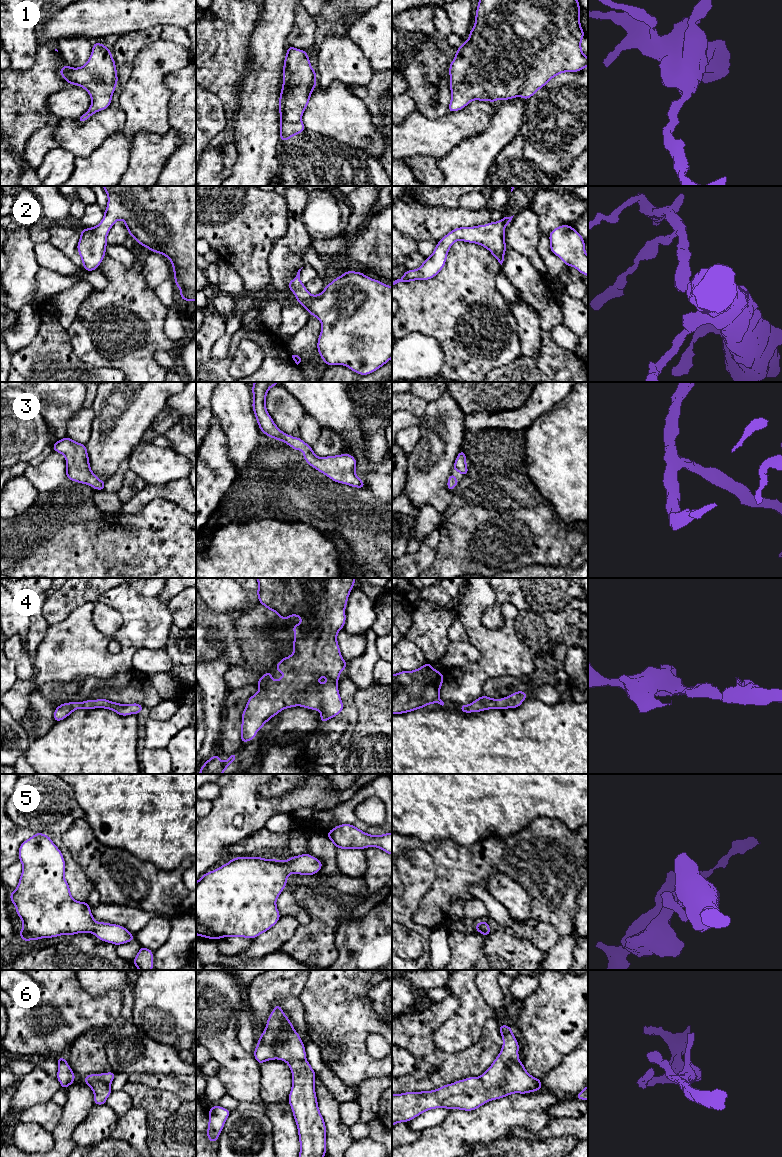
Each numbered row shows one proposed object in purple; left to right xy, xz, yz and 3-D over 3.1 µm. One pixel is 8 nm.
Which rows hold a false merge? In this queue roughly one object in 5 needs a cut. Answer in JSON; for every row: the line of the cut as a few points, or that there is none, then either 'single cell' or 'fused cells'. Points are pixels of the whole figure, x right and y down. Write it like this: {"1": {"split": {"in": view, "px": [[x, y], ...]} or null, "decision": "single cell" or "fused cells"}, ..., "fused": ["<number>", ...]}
{"1": {"split": null, "decision": "single cell"}, "2": {"split": null, "decision": "single cell"}, "3": {"split": null, "decision": "single cell"}, "4": {"split": null, "decision": "single cell"}, "5": {"split": null, "decision": "single cell"}, "6": {"split": null, "decision": "single cell"}, "fused": []}

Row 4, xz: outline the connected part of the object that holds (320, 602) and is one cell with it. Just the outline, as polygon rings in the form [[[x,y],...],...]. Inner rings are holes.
[[[257,578],[257,597],[259,603],[268,610],[274,611],[283,621],[291,616],[298,616],[301,622],[292,626],[295,633],[293,640],[294,653],[282,658],[275,668],[279,673],[286,673],[286,677],[280,677],[277,681],[272,679],[271,671],[262,675],[256,683],[259,691],[252,695],[242,713],[241,743],[252,741],[256,732],[262,729],[263,725],[283,709],[297,706],[307,709],[319,710],[321,723],[337,716],[344,708],[338,691],[337,681],[342,670],[347,668],[347,663],[340,653],[337,643],[338,632],[344,628],[346,615],[345,608],[348,597],[355,584],[355,578]]]

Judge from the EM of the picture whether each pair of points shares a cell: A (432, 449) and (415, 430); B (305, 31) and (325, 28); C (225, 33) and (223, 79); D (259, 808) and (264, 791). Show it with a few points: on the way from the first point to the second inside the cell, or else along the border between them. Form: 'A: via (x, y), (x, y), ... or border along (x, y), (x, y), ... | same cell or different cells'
A: border along (421, 428), (421, 436), (414, 449), (408, 455) | different cells
B: border along (313, 16), (316, 32), (315, 43), (311, 48) | different cells
C: via (223, 44), (223, 68) | same cell
D: border along (257, 789), (261, 796), (279, 796), (285, 791) | different cells

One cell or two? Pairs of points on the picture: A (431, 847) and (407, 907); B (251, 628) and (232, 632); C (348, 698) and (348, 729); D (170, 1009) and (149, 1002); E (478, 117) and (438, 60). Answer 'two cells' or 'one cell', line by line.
A: two cells
B: two cells
C: one cell
D: one cell
E: two cells

